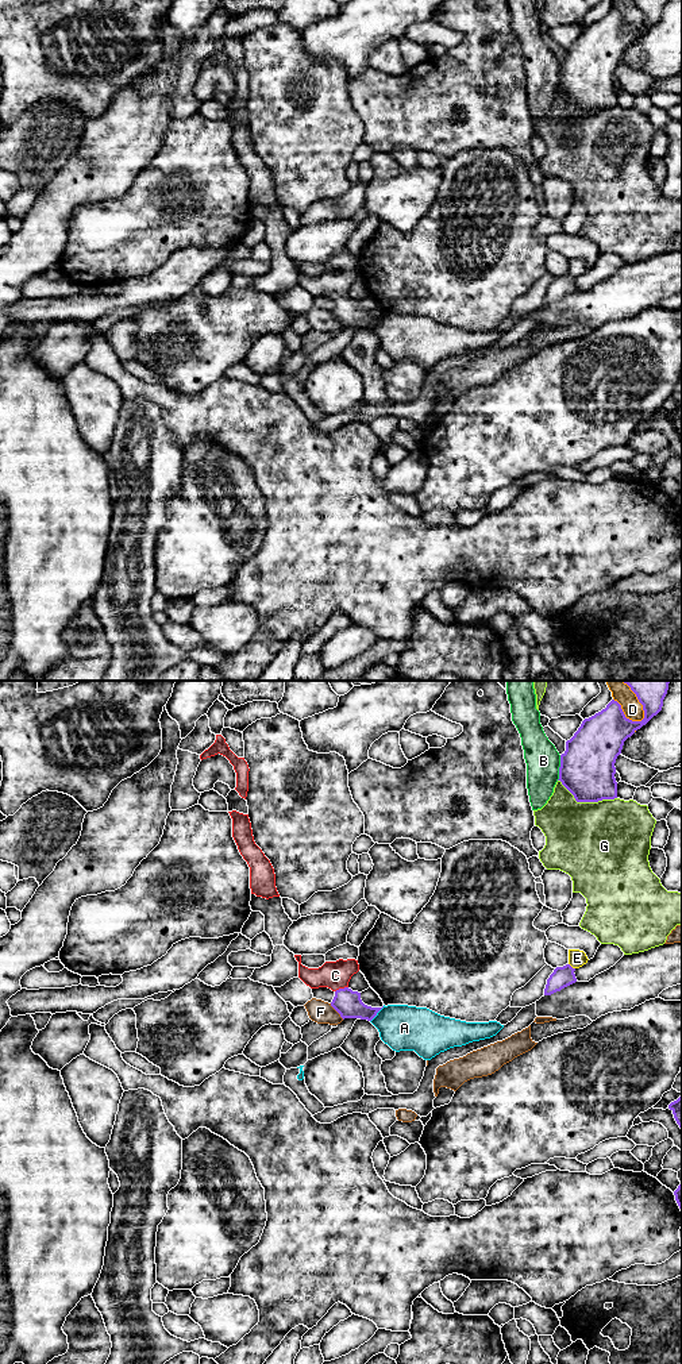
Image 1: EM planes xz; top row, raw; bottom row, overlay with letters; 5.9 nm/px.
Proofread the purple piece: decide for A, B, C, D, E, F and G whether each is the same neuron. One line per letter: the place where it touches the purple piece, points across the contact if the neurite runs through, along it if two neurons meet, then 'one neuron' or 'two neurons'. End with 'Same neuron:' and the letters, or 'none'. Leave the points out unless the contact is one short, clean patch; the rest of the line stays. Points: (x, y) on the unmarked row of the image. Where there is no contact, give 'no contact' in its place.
A: contact xz (376, 323); two neurons
B: contact xz (559, 76); two neurons
C: contact xz (340, 297); way xz (346, 311), (340, 297), (335, 284); one neuron
D: contact xz (625, 26); two neurons
E: contact xz (570, 274); two neurons
F: contact xz (336, 319); two neurons
G: contact xz (586, 110); two neurons
Same neuron: C

